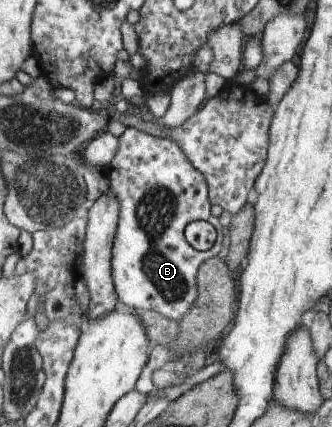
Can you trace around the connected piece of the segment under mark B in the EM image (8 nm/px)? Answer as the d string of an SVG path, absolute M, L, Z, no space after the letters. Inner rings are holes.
M126 128L119 137L119 152L110 162L108 168L110 188L121 202L120 221L114 242L112 268L114 283L120 300L135 310L155 311L171 320L182 322L189 314L199 296L198 272L203 263L216 257L227 243L223 234L221 217L211 214L210 188L205 175L201 174L171 139L152 136L141 129ZM195 221L211 222L219 236L215 246L206 251L197 250L189 244L186 228Z

